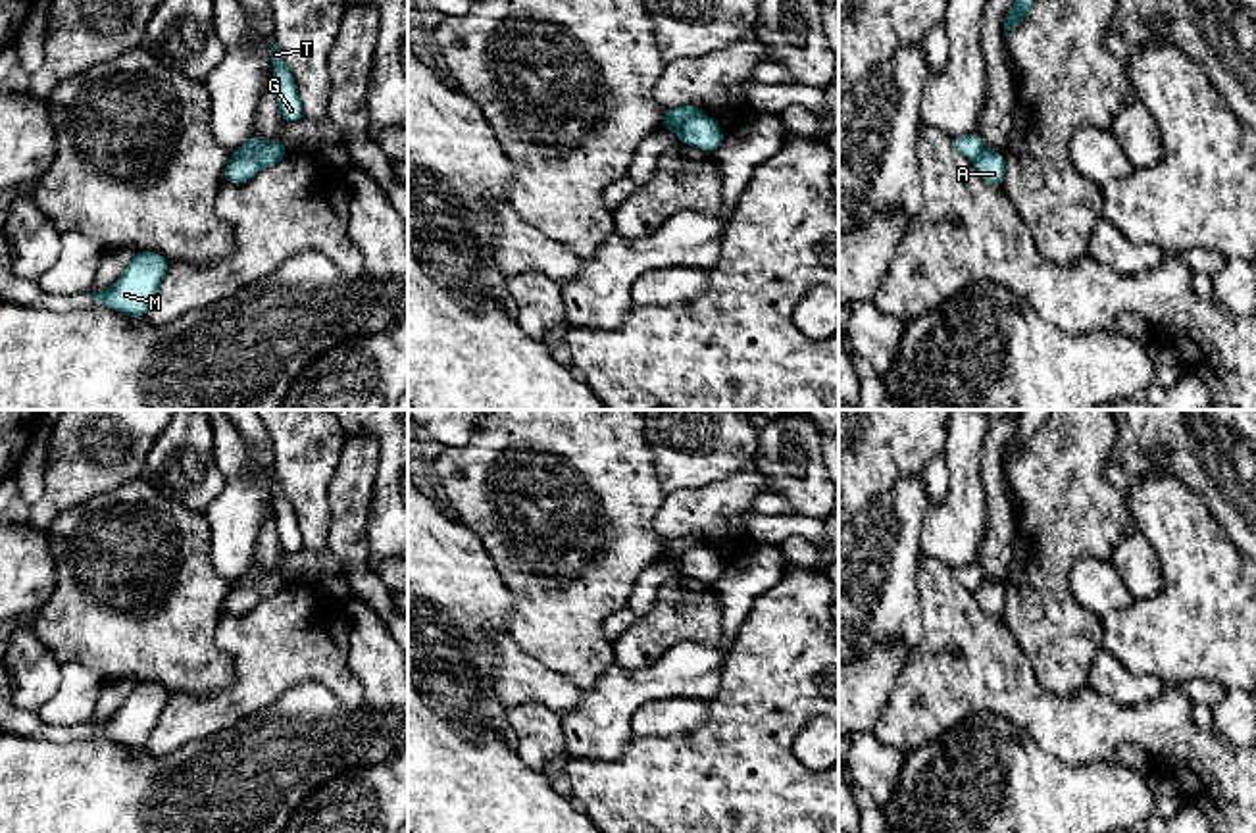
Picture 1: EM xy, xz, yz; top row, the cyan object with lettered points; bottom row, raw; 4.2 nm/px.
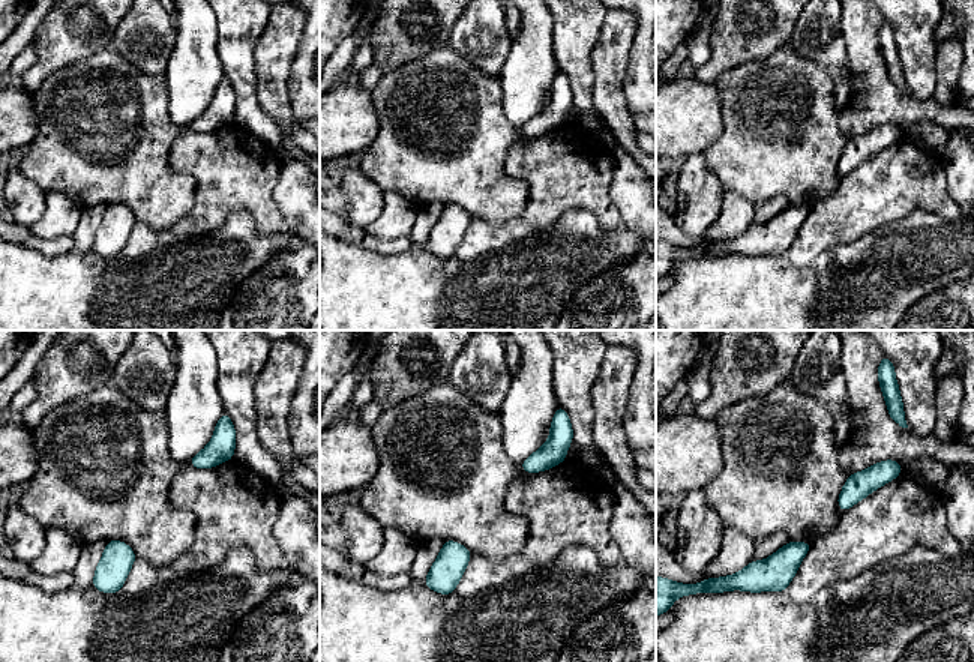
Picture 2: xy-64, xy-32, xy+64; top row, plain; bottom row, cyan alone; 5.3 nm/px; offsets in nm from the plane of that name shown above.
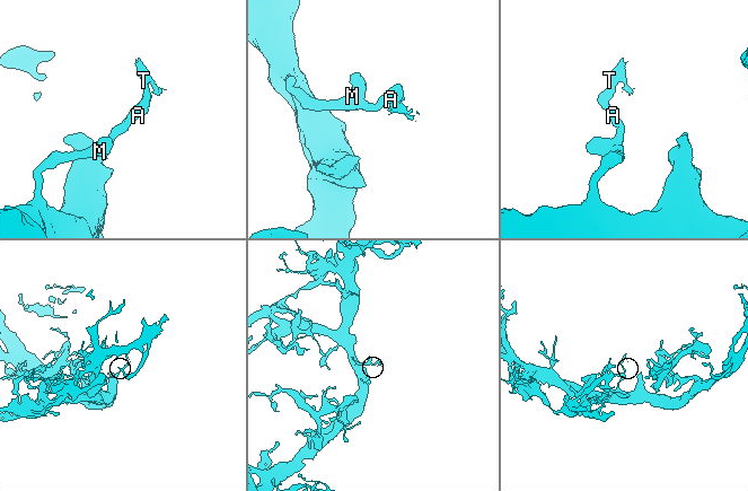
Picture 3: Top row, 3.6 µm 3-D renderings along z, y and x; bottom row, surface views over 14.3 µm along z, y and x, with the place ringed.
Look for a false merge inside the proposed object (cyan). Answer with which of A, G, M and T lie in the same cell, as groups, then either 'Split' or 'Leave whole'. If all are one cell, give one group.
Groups: A M / G T. Split

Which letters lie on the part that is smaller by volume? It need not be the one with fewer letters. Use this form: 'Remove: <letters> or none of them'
Remove: G, T

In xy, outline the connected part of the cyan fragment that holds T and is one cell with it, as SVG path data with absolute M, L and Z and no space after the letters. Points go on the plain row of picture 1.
M275 467L271 469L271 494L273 494L273 521L279 535L279 543L285 554L302 552L302 533L298 527L298 517L281 489L281 483L275 475Z

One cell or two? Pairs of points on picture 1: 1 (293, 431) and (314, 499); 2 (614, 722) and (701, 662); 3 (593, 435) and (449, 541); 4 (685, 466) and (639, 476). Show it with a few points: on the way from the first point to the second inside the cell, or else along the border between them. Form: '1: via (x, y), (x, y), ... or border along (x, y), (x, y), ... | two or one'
1: via (304, 449), (304, 481) | one
2: via (631, 699), (645, 685), (678, 674) | one
3: border along (456, 520), (481, 543), (491, 566) | two
4: border along (643, 429), (654, 474), (666, 493) | two

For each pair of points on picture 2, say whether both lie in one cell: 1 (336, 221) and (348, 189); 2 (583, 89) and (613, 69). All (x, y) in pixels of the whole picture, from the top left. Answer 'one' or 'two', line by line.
1: two
2: two

